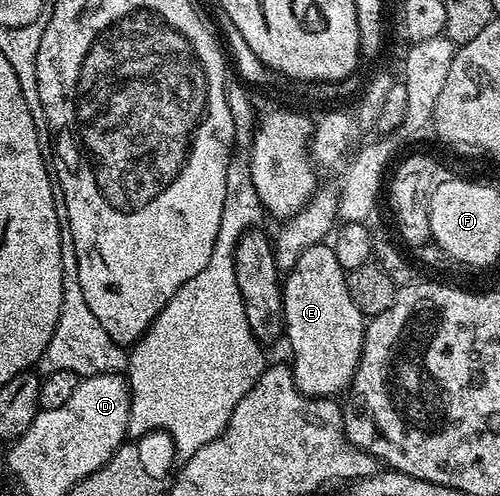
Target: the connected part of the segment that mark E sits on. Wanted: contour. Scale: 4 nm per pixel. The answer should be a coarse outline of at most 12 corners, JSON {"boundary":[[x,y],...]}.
{"boundary":[[329,244],[285,274],[284,337],[308,399],[349,390],[367,322]]}

